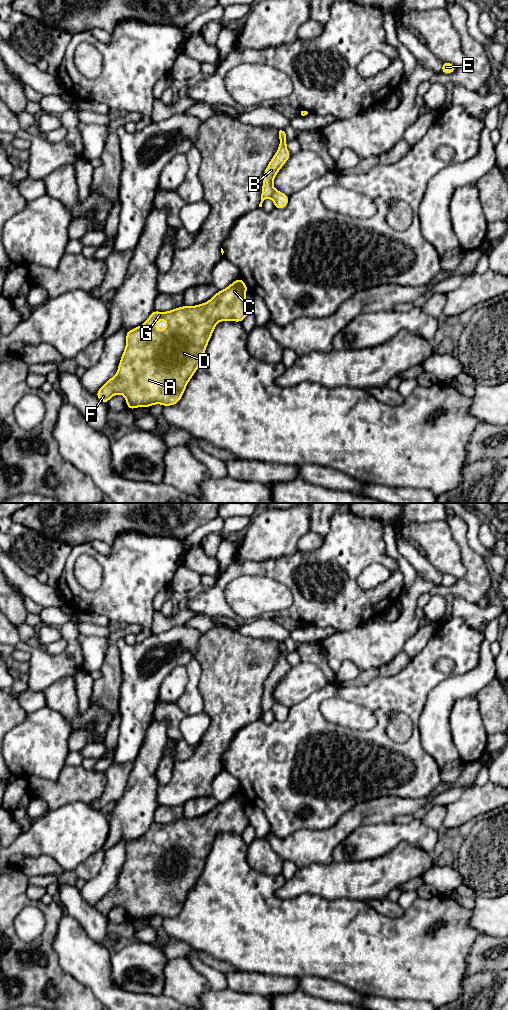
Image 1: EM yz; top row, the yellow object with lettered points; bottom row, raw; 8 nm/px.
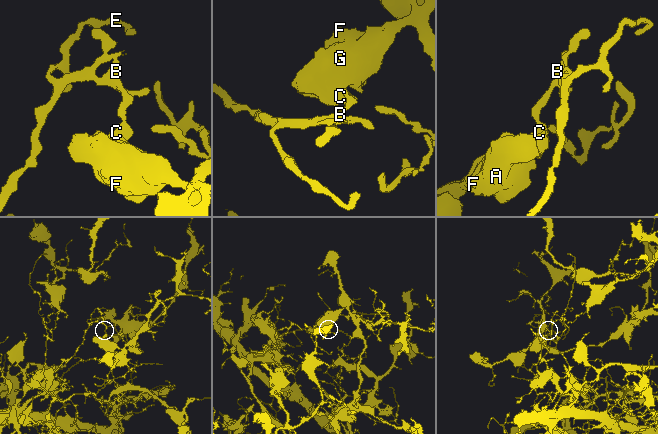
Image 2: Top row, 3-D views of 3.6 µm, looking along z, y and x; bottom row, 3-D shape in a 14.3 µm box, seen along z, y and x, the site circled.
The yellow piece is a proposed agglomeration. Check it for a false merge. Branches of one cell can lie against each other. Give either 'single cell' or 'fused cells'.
fused cells

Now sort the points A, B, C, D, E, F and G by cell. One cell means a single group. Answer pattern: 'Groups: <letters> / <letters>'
Groups: A B C D F G / E

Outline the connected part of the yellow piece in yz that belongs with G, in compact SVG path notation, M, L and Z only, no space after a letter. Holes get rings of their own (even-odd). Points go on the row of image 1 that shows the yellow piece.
M240 277L203 304L182 306L168 312L153 310L141 326L127 331L126 347L118 371L98 390L96 397L107 404L112 396L122 394L131 411L136 407L151 407L157 403L162 406L177 404L204 357L216 324L219 321L241 323L250 314L245 300L247 291ZM161 319L167 322L167 328L160 331L157 321Z

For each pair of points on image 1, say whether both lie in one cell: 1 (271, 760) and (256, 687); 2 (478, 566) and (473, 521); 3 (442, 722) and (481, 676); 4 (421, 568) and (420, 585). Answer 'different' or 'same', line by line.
1: different
2: different
3: same
4: different

